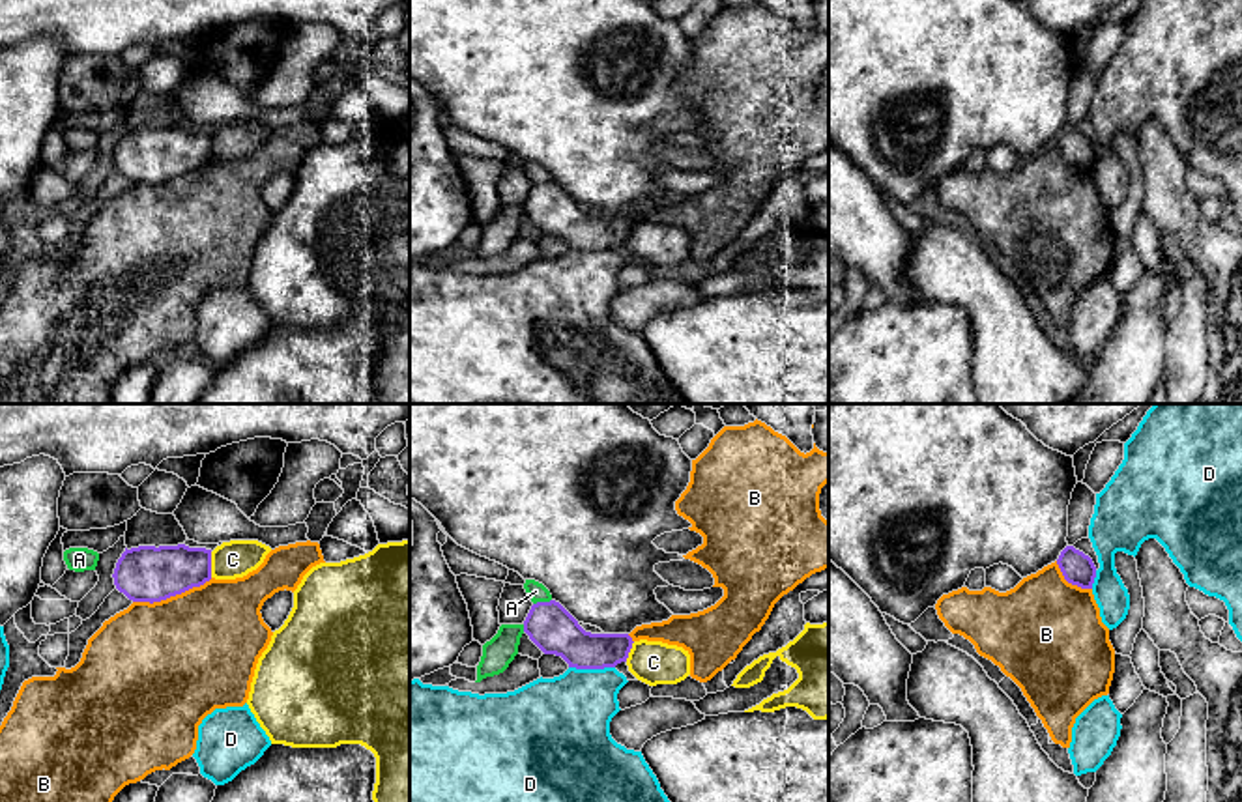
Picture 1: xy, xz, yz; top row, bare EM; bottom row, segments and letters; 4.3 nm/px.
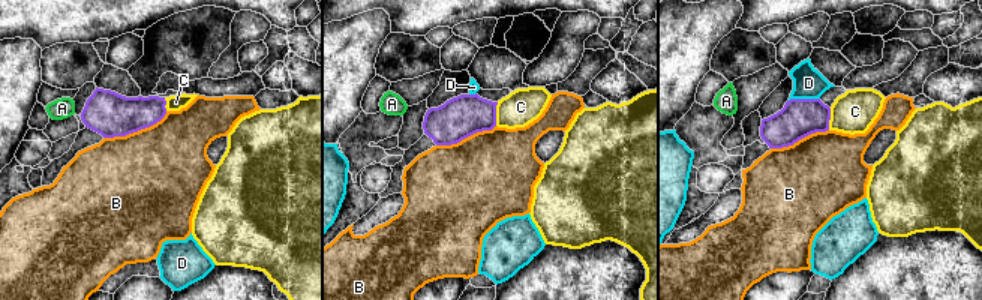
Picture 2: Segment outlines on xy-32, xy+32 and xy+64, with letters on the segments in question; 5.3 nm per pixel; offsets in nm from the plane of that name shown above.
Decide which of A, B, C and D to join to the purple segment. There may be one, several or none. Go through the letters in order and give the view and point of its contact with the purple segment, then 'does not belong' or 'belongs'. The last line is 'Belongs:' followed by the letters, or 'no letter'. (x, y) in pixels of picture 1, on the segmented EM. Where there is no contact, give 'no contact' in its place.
A: contact xz (541, 602); does not belong
B: contact xy (173, 595); does not belong
C: contact xy (210, 565); does not belong
D: contact xz (592, 668); does not belong
Belongs: no letter

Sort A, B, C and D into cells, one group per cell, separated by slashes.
A / B / C / D

